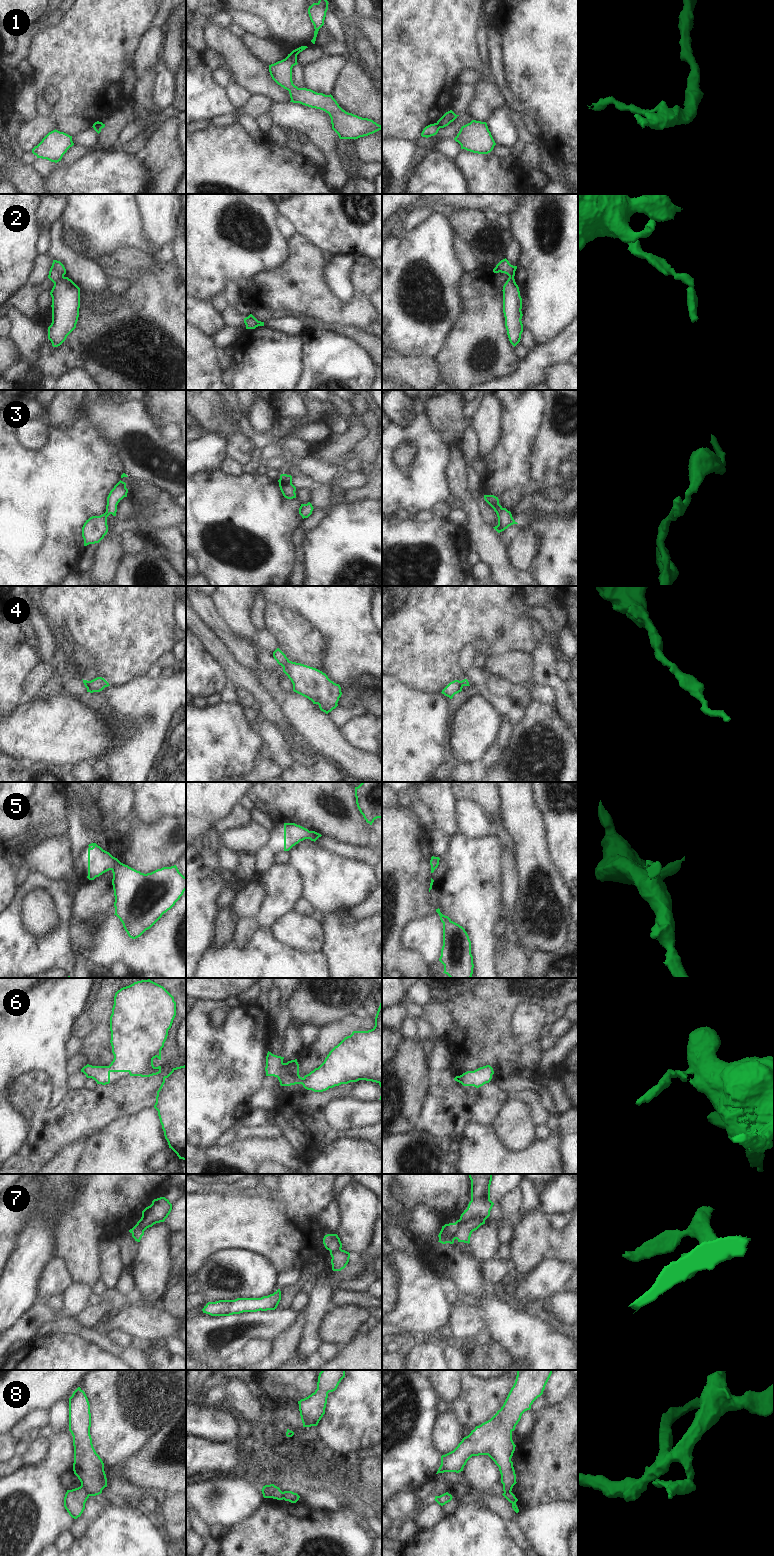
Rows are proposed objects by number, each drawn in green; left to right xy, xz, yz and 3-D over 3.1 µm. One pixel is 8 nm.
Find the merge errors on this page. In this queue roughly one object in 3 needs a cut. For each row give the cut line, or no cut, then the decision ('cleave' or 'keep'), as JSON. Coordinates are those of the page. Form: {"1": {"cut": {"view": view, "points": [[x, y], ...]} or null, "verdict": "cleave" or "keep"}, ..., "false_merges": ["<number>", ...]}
{"1": {"cut": {"view": "xz", "points": [[291, 52], [296, 55]]}, "verdict": "cleave"}, "2": {"cut": {"view": "xy", "points": [[63, 275], [54, 284]]}, "verdict": "cleave"}, "3": {"cut": null, "verdict": "keep"}, "4": {"cut": null, "verdict": "keep"}, "5": {"cut": null, "verdict": "keep"}, "6": {"cut": null, "verdict": "keep"}, "7": {"cut": {"view": "yz", "points": [[454, 1223], [457, 1226], [455, 1238]]}, "verdict": "cleave"}, "8": {"cut": {"view": "xy", "points": [[81, 1485], [89, 1495]]}, "verdict": "cleave"}, "false_merges": ["1", "2", "7", "8"]}

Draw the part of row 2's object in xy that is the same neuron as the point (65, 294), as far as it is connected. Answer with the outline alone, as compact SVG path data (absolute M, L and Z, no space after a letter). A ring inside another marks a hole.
M68 277L54 284L52 297L52 323L48 327L48 339L53 347L60 346L76 328L80 308L80 288Z

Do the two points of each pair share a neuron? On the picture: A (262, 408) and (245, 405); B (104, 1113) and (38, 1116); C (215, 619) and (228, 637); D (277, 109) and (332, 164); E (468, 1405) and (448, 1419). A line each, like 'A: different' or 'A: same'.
A: different
B: same
C: same
D: same
E: different

